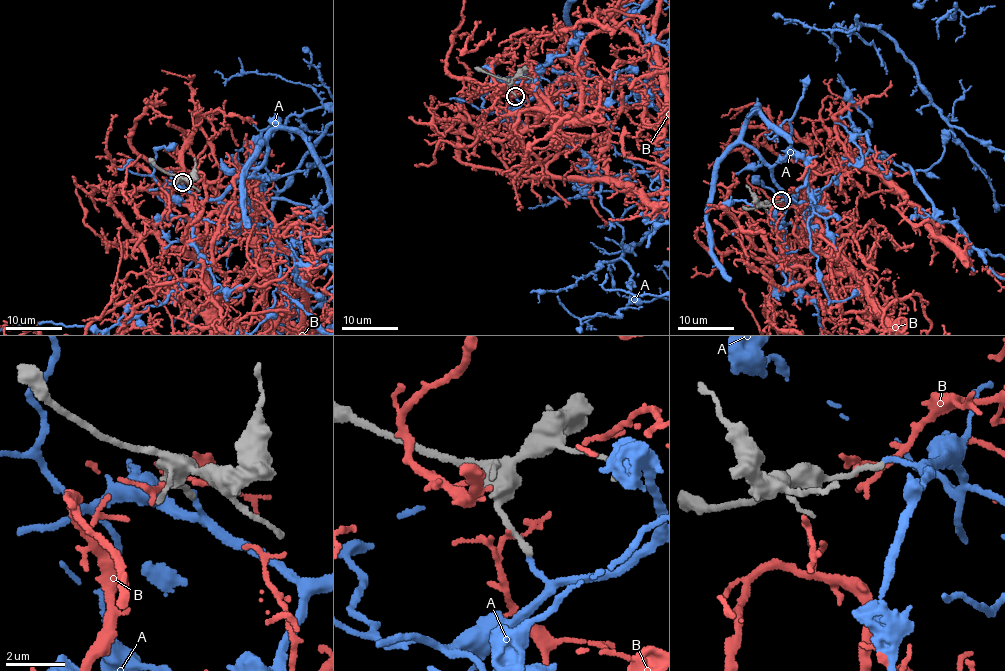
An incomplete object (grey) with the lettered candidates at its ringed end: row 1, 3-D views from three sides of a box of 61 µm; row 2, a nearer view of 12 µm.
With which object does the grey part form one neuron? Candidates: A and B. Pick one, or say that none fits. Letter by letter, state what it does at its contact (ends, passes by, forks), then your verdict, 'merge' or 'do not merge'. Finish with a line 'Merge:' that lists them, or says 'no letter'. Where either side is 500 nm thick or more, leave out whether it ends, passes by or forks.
A: it ends | merge
B: it passes by | do not merge
Merge: A

